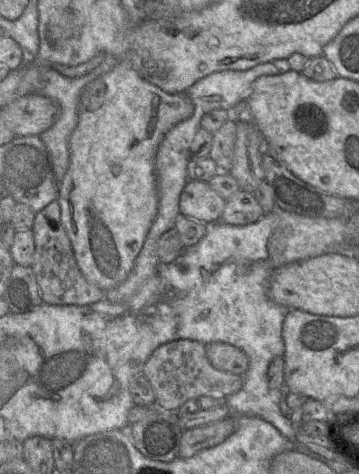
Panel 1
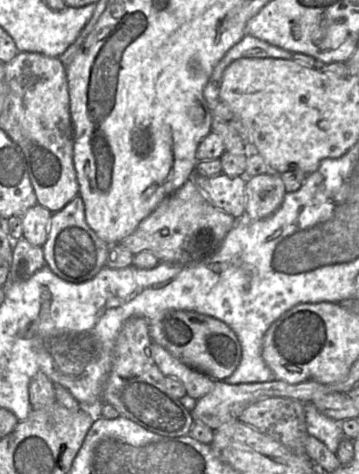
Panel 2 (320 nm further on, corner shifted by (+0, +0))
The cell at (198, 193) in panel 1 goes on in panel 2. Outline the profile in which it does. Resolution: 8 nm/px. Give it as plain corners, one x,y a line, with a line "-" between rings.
220,173
213,177
193,175
199,189
216,208
236,219
246,219
246,178

